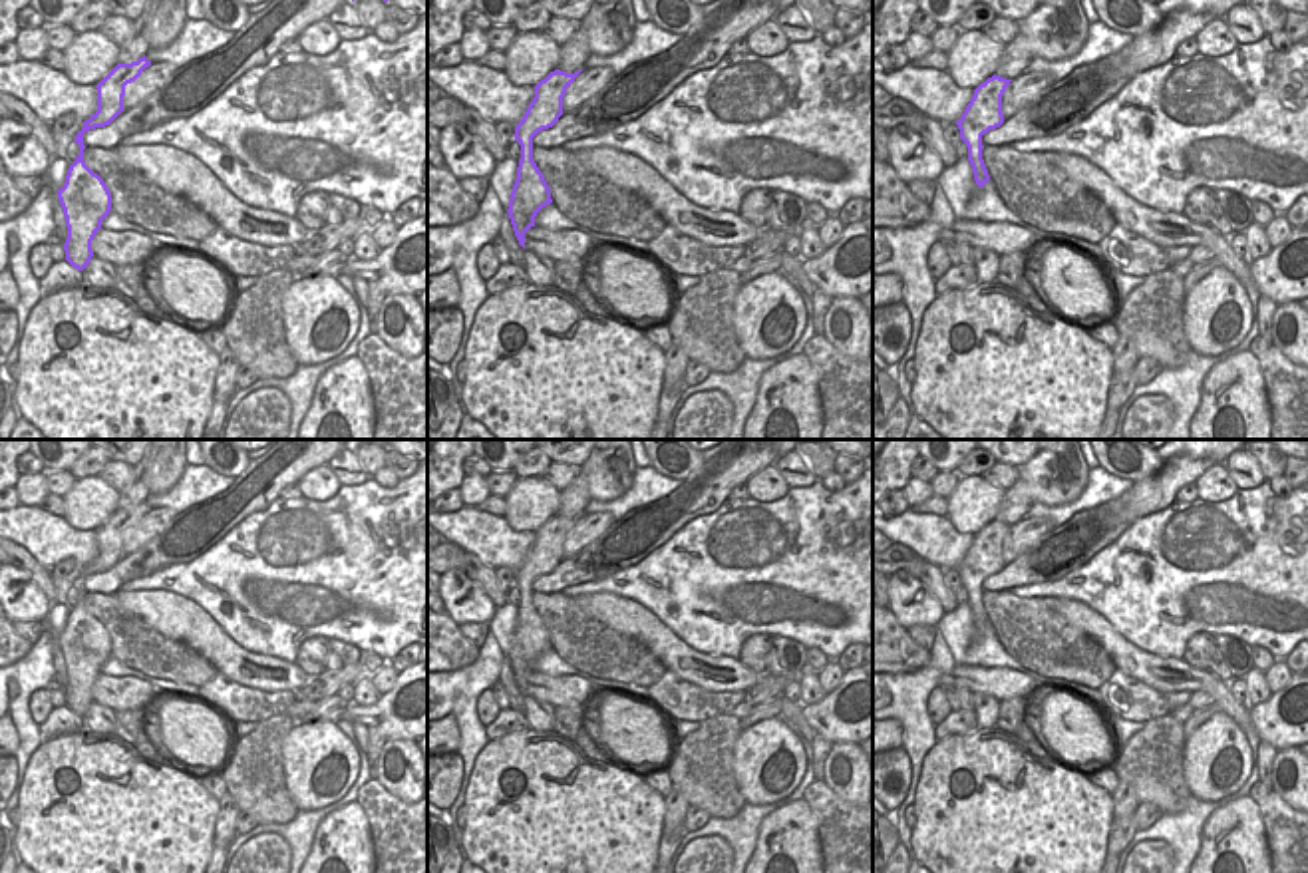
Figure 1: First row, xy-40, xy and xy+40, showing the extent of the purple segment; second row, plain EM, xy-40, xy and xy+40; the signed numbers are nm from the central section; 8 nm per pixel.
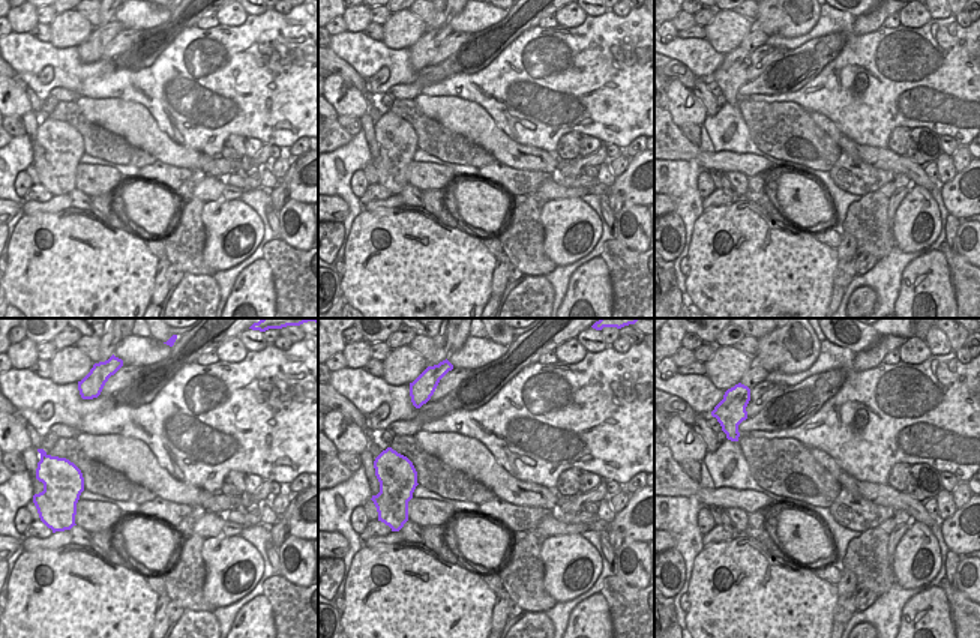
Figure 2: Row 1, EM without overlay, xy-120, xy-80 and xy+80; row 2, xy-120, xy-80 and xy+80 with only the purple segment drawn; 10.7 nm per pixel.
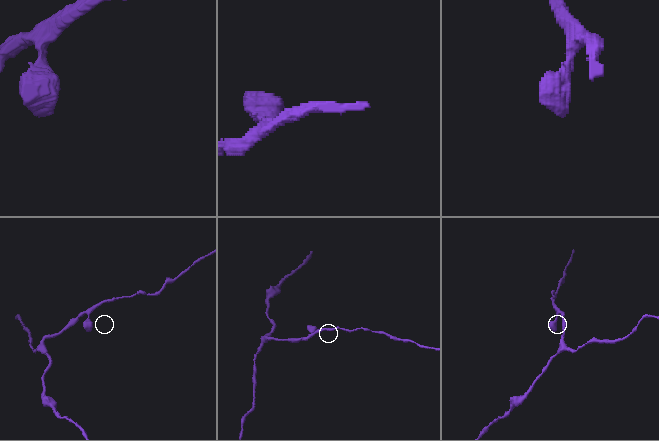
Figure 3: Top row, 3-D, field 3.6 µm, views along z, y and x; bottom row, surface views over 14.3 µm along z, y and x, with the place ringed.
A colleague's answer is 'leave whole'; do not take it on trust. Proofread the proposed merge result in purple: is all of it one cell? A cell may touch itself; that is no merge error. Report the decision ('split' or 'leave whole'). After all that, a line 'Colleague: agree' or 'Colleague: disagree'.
leave whole
Colleague: agree

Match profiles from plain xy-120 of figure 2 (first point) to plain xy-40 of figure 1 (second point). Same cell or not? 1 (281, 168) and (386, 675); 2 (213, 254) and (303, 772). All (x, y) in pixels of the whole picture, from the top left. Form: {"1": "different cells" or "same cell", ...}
{"1": "same cell", "2": "same cell"}

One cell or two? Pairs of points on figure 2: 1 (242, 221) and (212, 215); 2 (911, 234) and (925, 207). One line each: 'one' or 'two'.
1: one
2: one

